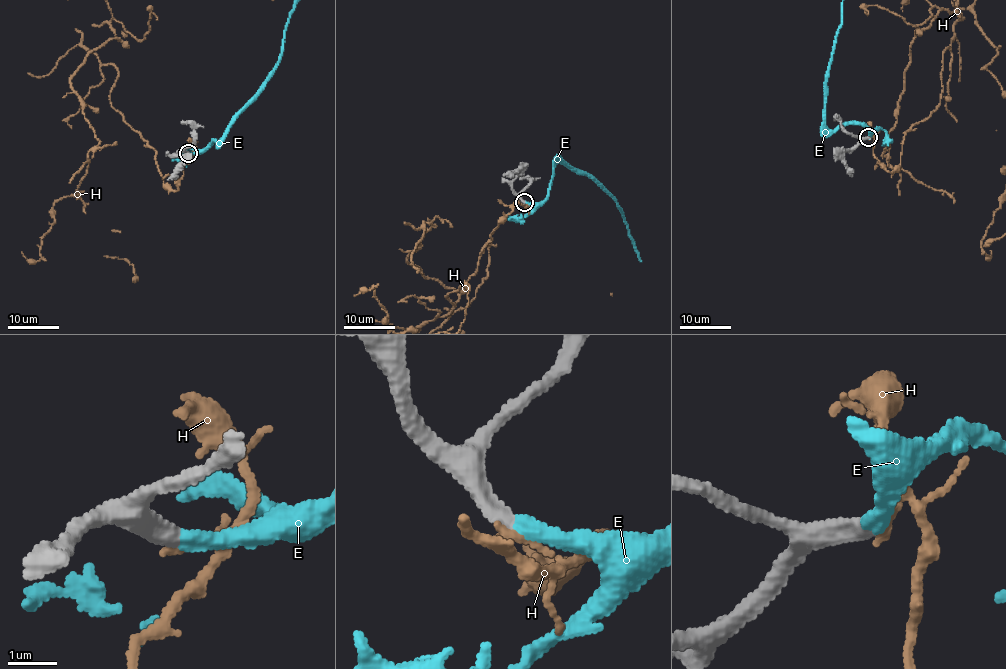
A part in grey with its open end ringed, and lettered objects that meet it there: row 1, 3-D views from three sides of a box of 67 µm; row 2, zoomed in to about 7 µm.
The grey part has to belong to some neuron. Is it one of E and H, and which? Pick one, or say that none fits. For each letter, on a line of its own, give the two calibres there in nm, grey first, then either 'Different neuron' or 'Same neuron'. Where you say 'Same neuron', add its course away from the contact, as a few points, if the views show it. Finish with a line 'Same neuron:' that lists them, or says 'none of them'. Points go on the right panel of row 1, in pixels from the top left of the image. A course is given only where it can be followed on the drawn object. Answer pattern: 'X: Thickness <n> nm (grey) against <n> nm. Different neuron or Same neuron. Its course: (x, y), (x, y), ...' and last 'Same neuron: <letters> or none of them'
E: Thickness 360 nm (grey) against 360 nm. Same neuron
H: Thickness 340 nm (grey) against 150 nm. Different neuron
Same neuron: E

